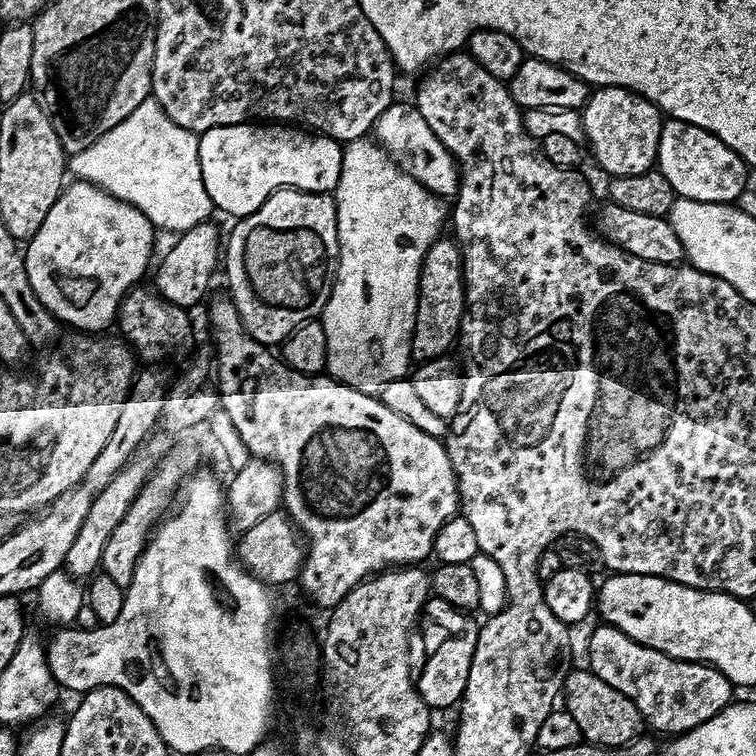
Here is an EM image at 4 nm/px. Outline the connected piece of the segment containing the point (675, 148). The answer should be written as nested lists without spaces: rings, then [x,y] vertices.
[[[665,119],[662,134],[658,138],[656,164],[666,181],[670,182],[675,195],[685,200],[731,204],[750,184],[748,165],[738,154],[734,154],[734,150],[730,150],[730,146],[726,146],[726,142],[702,130],[702,126],[681,120]]]

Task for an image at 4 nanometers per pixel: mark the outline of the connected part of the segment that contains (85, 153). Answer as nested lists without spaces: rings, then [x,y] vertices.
[[[149,98],[142,102],[142,106],[138,106],[138,110],[134,110],[134,114],[122,118],[118,126],[86,146],[86,150],[71,153],[66,168],[75,179],[103,188],[135,206],[142,214],[146,214],[153,229],[165,228],[171,234],[179,234],[205,223],[211,217],[208,215],[214,212],[212,199],[210,194],[206,194],[206,186],[202,182],[202,166],[198,162],[199,145],[197,133],[178,126],[178,122],[170,119],[156,100]]]

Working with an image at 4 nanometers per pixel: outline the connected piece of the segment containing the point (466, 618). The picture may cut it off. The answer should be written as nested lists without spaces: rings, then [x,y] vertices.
[[[435,595],[424,603],[422,628],[424,624],[424,648],[428,651],[428,657],[424,660],[424,669],[421,672],[419,669],[415,681],[422,702],[426,702],[433,710],[448,708],[451,704],[452,707],[459,705],[464,698],[466,678],[470,678],[470,662],[474,662],[474,646],[478,646],[478,634],[480,633],[477,621],[474,622],[471,618],[472,616],[467,611],[460,611],[450,602],[443,601]]]

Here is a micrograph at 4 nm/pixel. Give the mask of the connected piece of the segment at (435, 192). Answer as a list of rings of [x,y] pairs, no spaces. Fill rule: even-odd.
[[[394,102],[391,104],[376,120],[374,140],[396,163],[396,167],[400,171],[418,181],[433,196],[455,197],[460,188],[460,170],[456,158],[450,155],[446,146],[442,146],[442,142],[438,142],[434,130],[430,130],[430,126],[426,126],[426,118],[422,118],[415,103]]]

